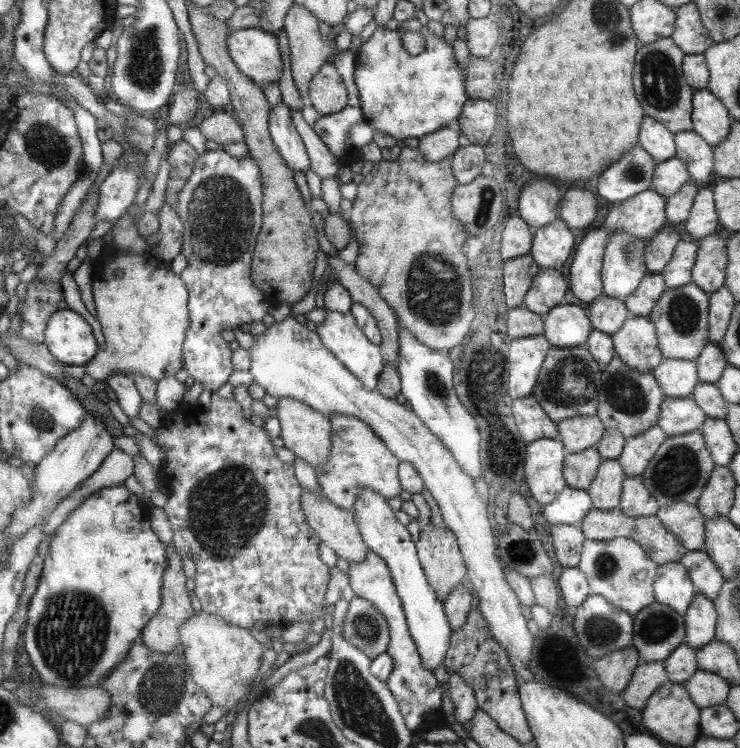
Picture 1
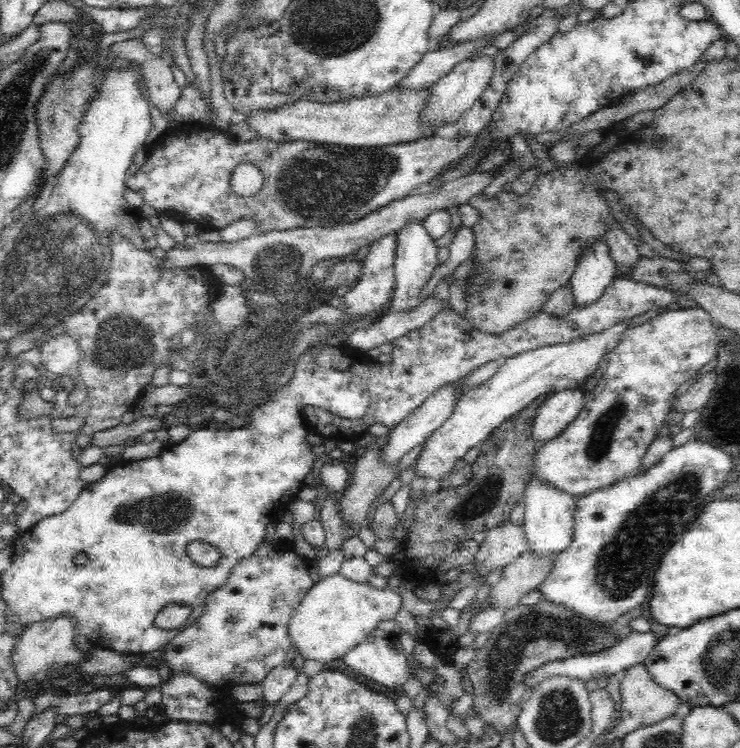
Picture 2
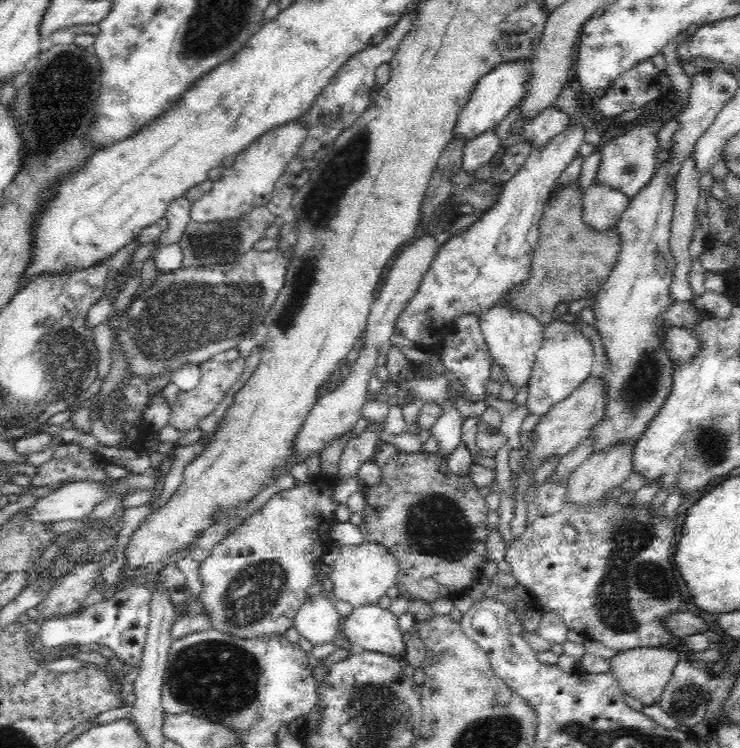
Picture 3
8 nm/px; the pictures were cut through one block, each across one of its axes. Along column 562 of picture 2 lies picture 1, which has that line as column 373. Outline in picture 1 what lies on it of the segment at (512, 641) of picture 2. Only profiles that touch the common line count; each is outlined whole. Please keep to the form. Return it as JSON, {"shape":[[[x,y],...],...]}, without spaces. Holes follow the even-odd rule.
{"shape":[[[354,596],[348,605],[341,635],[370,659],[386,653],[390,635],[384,615],[364,598]]]}

